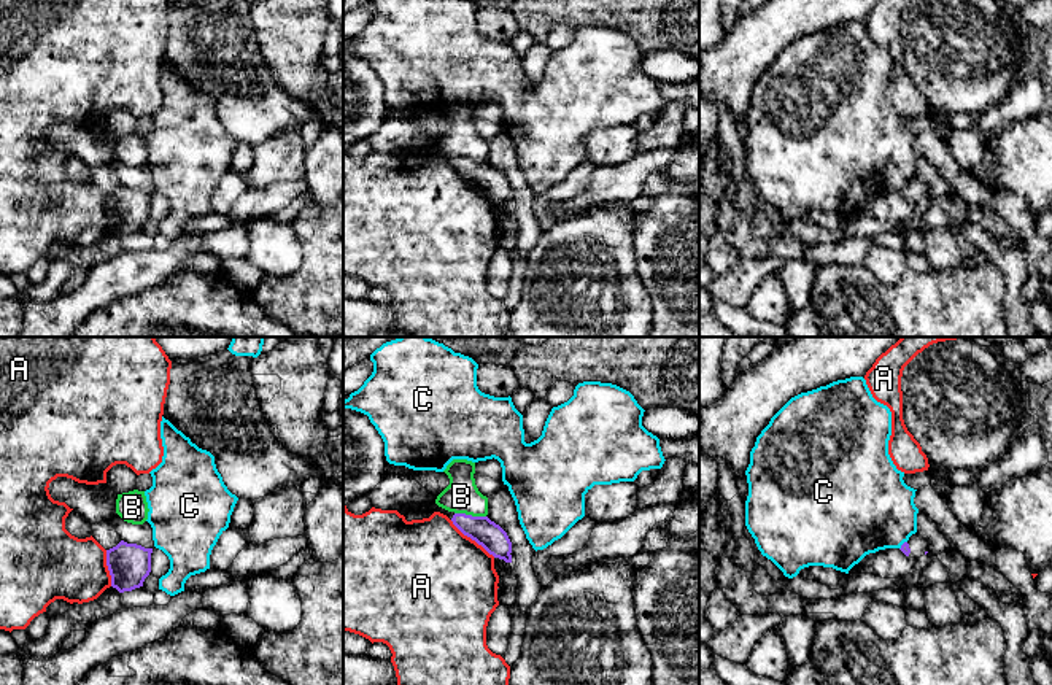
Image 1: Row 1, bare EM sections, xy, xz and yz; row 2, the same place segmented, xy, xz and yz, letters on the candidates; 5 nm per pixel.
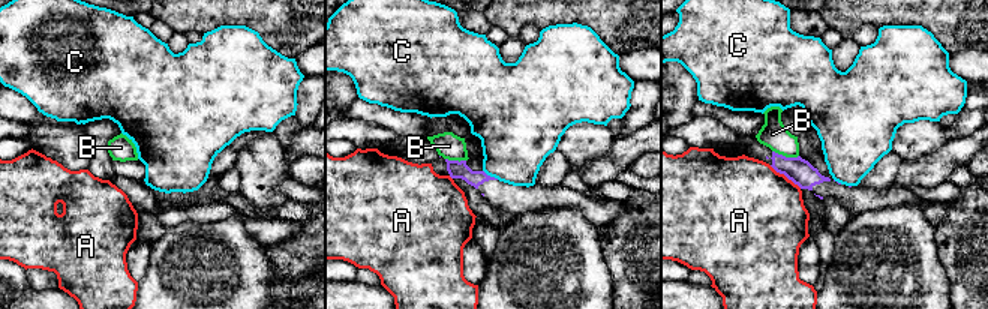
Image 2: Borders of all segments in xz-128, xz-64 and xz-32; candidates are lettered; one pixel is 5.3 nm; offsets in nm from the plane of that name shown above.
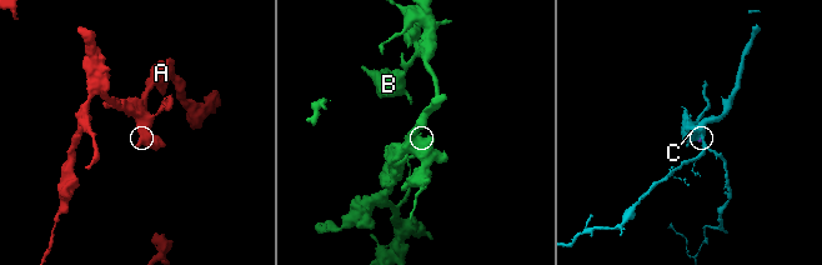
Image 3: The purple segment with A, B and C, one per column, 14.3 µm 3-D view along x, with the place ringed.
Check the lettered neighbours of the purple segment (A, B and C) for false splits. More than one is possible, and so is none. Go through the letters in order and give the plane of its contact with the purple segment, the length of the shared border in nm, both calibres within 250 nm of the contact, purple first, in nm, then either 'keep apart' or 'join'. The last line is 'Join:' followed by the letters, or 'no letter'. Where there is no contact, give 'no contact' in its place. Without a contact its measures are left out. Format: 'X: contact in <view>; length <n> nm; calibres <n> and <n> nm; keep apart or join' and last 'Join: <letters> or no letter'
A: contact in xz; length 300 nm; calibres 140 and 500 nm; keep apart
B: contact in xz; length 160 nm; calibres 140 and 180 nm; keep apart
C: contact in yz; length 60 nm; calibres 50 and 440 nm; keep apart
Join: no letter

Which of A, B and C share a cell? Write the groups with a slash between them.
A / B / C

